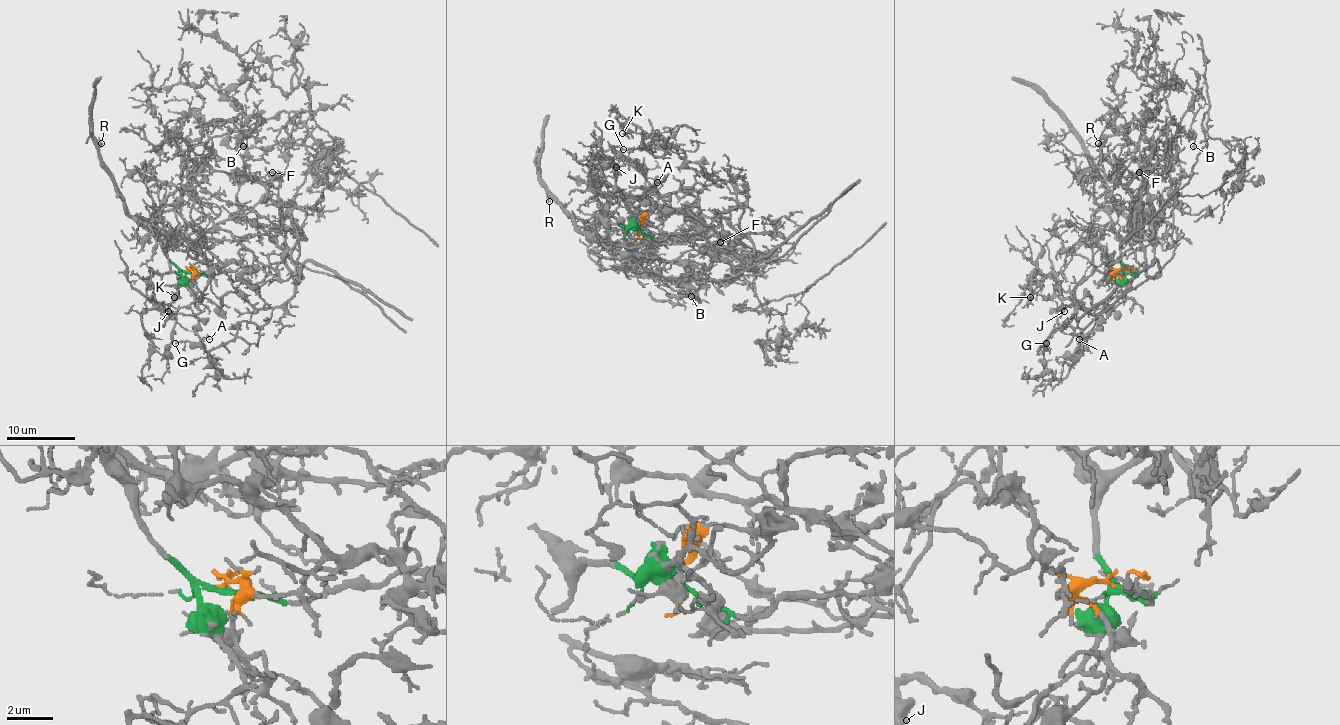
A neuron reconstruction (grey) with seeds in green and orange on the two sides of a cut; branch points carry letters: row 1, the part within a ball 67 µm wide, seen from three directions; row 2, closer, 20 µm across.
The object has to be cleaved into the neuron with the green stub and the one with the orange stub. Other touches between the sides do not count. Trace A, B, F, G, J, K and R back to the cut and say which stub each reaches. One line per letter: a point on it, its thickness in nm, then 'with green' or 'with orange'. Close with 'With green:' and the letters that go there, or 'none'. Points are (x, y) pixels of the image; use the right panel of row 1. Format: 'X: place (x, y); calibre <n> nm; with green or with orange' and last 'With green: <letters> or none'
A: place (1079, 339); calibre 150 nm; with green
B: place (1193, 146); calibre 180 nm; with green
F: place (1139, 172); calibre 190 nm; with orange
G: place (1046, 343); calibre 100 nm; with orange
J: place (1064, 311); calibre 200 nm; with orange
K: place (1030, 297); calibre 130 nm; with orange
R: place (1098, 143); calibre 130 nm; with green
With green: A, B, R

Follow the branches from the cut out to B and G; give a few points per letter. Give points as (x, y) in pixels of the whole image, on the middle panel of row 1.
B: (637, 231), (610, 224), (602, 241), (632, 248), (646, 258), (646, 267), (660, 280), (690, 296)
G: (636, 231), (682, 210), (753, 253), (741, 178), (711, 180), (675, 147), (624, 149)

